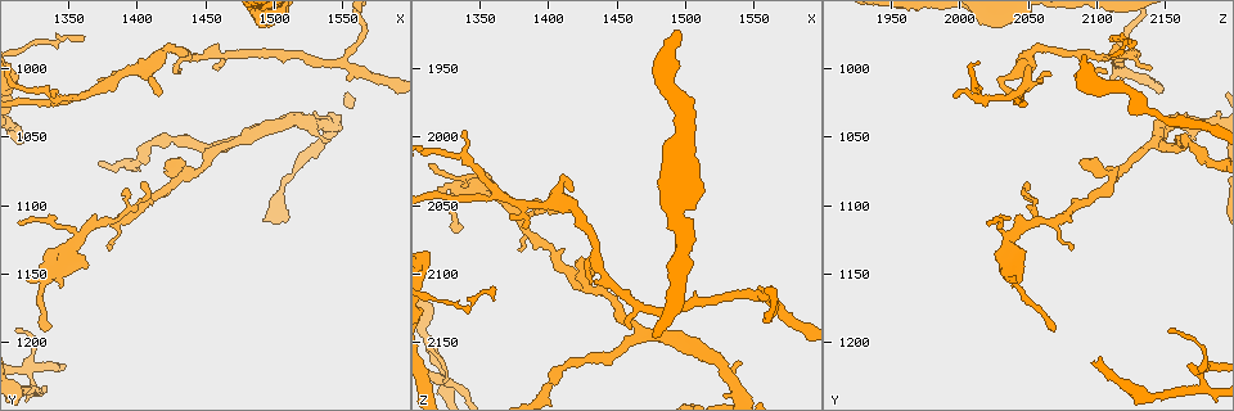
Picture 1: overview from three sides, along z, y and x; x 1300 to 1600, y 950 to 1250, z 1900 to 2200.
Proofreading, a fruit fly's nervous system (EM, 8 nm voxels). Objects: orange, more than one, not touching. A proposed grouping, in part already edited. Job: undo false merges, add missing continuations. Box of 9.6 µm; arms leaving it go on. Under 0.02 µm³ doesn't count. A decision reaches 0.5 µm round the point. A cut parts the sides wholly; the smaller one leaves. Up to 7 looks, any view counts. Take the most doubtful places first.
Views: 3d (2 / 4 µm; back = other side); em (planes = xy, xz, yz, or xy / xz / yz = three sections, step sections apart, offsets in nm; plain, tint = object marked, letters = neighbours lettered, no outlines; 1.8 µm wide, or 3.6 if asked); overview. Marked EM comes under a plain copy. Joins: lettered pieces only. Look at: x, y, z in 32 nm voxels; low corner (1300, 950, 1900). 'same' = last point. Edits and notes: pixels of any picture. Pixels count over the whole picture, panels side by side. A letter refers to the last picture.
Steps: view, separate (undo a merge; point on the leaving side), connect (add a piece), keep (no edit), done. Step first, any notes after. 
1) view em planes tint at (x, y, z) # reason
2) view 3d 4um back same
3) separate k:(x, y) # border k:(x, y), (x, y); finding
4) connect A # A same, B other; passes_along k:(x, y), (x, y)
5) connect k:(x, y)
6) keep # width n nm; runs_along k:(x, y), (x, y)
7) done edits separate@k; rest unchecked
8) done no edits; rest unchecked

view em xz step 8 tint at (1322, 1234, 2174) # a narrow waist

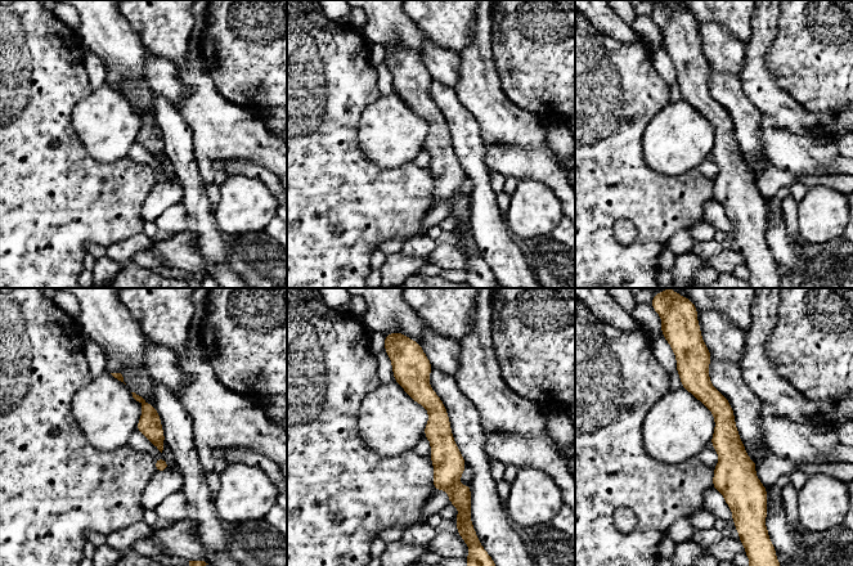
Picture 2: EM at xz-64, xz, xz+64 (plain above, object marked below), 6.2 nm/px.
view em xy step 4 letters same # cut it another way

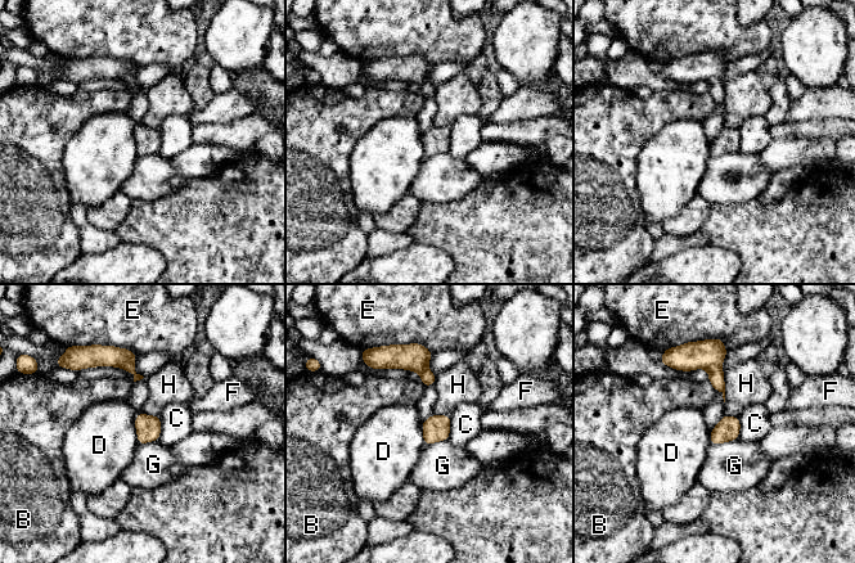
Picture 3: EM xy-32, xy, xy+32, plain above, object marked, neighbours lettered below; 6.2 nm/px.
separate 3:(715, 373) # B other, C other, D other, E other, F other, G other, H other; two cells meet here

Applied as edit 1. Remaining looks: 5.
view overview

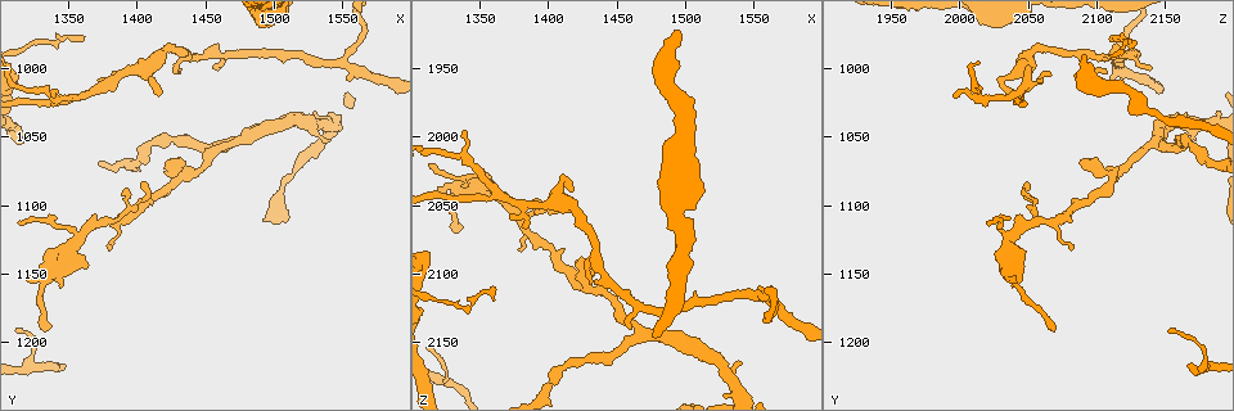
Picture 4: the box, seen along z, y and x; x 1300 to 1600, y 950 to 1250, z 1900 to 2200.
view 3d 2um at (1468, 1054, 2140) # abrupt turn

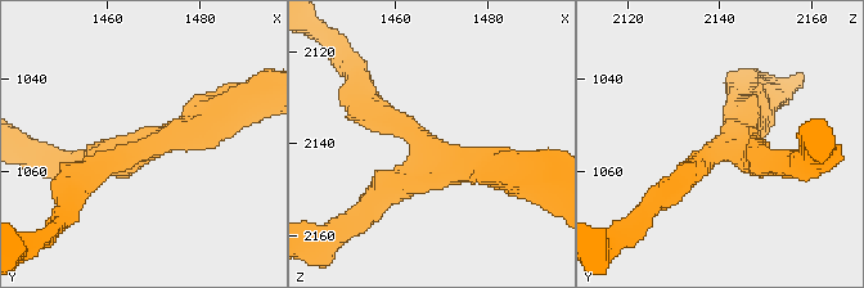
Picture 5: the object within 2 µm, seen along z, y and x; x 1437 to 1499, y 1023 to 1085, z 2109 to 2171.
view em planes tint at (1469, 1054, 2142) # arms 3; arm_widths 200, 220, 280 nm; need the tissue

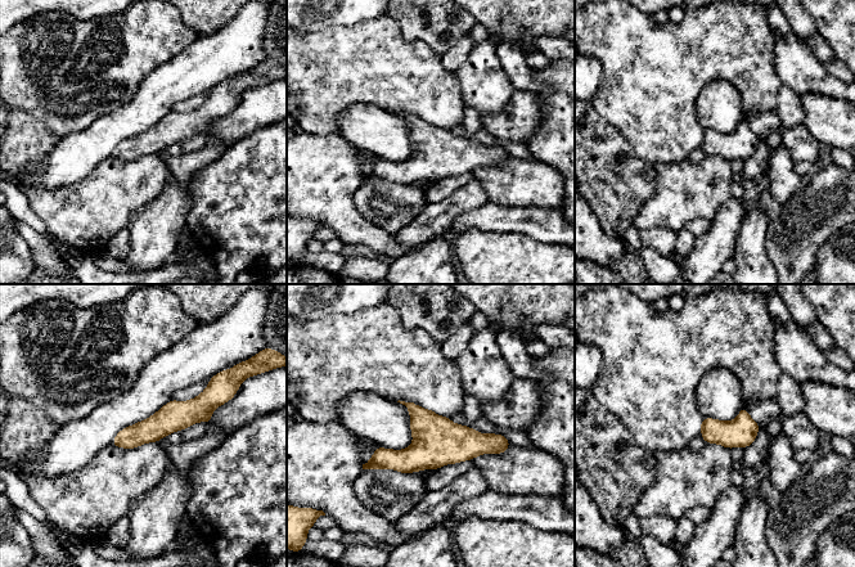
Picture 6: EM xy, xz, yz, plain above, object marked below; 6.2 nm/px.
view em planes letters same

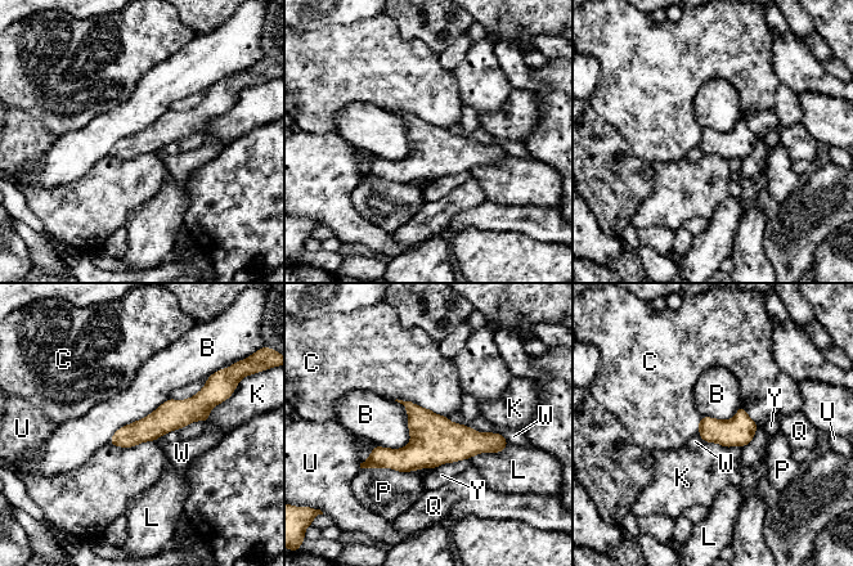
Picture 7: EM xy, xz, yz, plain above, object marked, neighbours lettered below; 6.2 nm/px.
keep # B other, C other, K other, L other, P other, Q other, U other, W other, Y other; runs_along 7:(503, 444), (434, 443), (366, 465); continuous, no second cell

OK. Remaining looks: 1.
done edits separate@3; rest unchecked

